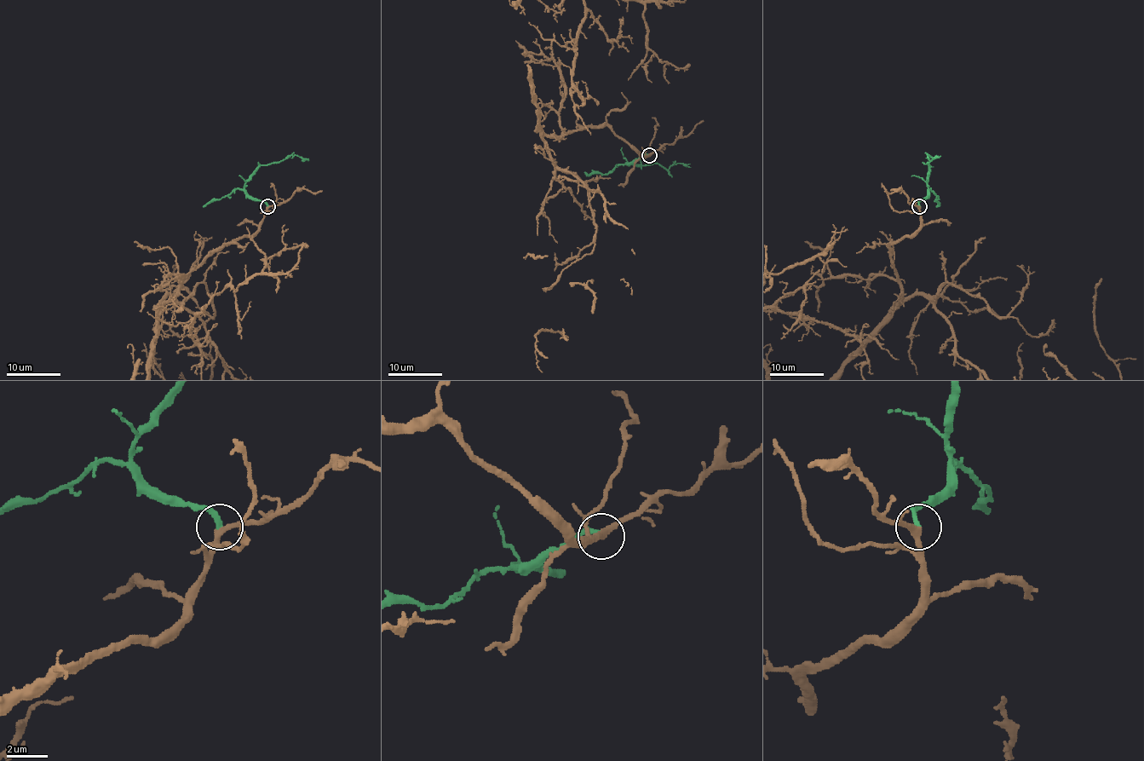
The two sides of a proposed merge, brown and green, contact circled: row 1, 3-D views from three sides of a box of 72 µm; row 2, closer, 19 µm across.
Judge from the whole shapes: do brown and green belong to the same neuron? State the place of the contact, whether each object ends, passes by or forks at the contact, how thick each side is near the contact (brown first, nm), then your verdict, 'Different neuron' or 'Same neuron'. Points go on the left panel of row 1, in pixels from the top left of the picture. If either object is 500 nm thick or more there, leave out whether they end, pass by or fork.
Place: (267, 206). At the ring brown passes by. At the ring green ends. Thickness 280 nm (brown) against 240 nm. Same neuron

